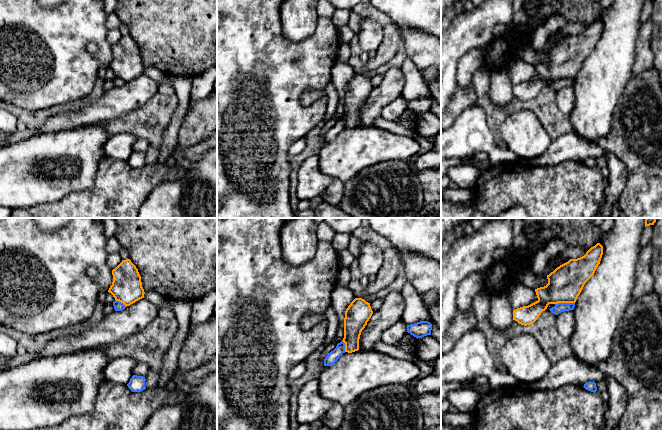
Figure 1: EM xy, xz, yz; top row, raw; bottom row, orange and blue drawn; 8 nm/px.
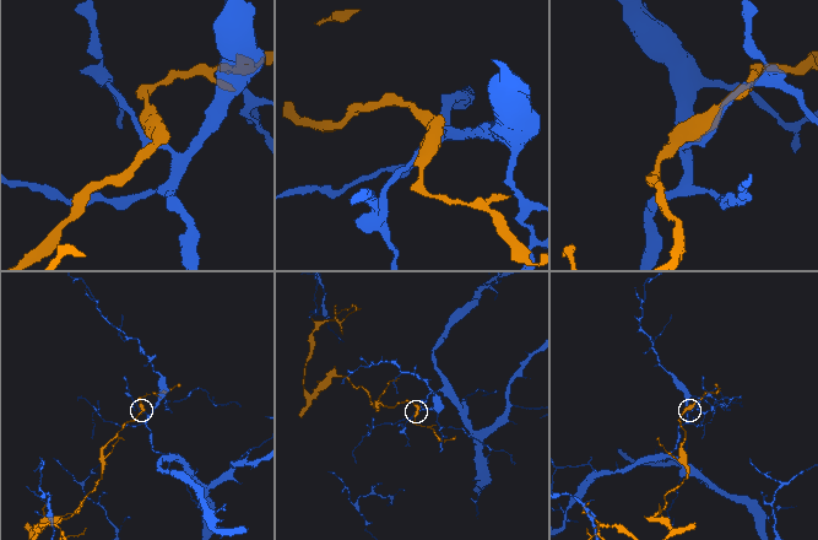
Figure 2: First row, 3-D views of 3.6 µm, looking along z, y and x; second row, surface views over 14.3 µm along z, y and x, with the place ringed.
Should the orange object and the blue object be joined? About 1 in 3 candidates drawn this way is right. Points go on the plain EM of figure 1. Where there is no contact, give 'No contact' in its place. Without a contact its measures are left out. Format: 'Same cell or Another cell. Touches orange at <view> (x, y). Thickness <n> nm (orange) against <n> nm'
Same cell. Touches orange at yz (564, 78). Thickness 280 nm (orange) against 80 nm

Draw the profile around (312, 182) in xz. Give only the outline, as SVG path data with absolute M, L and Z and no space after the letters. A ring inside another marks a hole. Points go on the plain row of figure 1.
M312 155L300 166L298 171L297 196L300 200L311 200L331 185L333 178L319 169L319 155Z

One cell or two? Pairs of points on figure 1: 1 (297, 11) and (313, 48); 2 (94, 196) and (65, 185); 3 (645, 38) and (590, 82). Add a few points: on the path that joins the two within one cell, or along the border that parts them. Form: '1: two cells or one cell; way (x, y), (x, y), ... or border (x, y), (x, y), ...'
1: two cells; border (319, 17), (305, 40), (284, 37)
2: two cells; border (96, 174), (89, 188), (70, 192), (58, 200)
3: two cells; border (640, 25), (635, 59), (631, 68)

